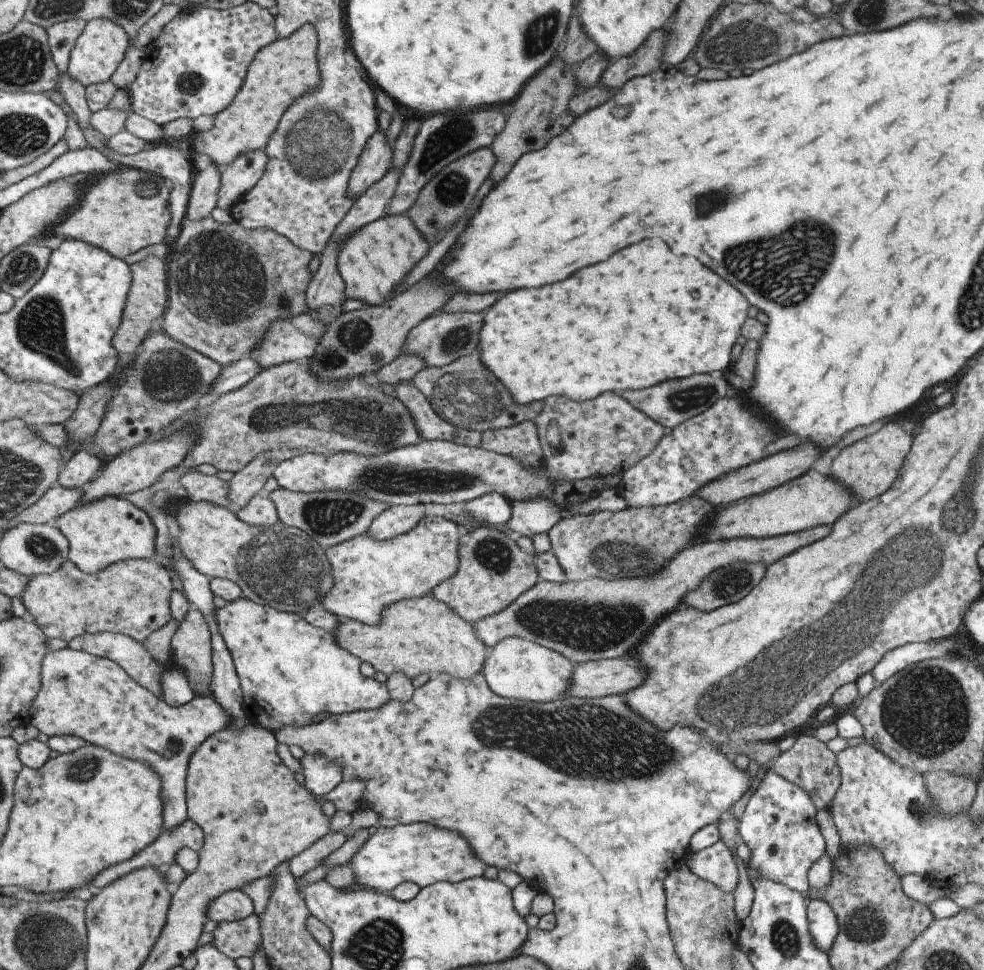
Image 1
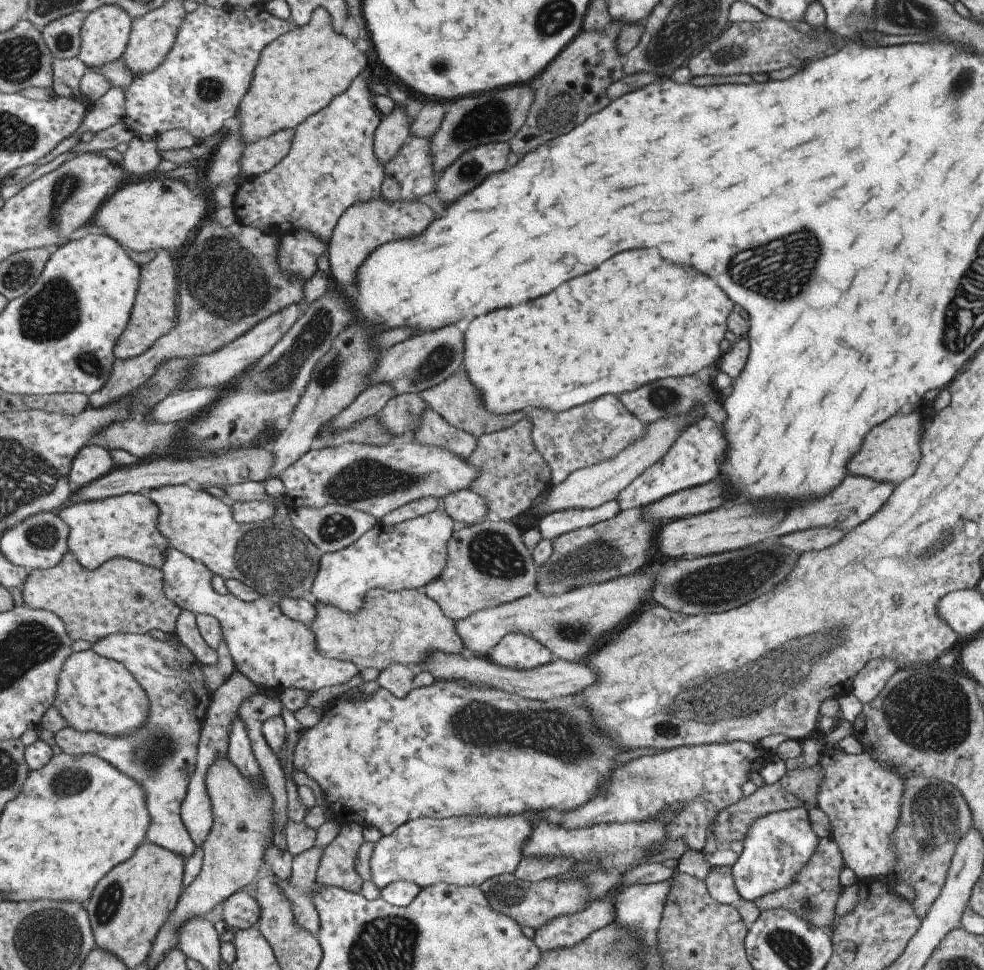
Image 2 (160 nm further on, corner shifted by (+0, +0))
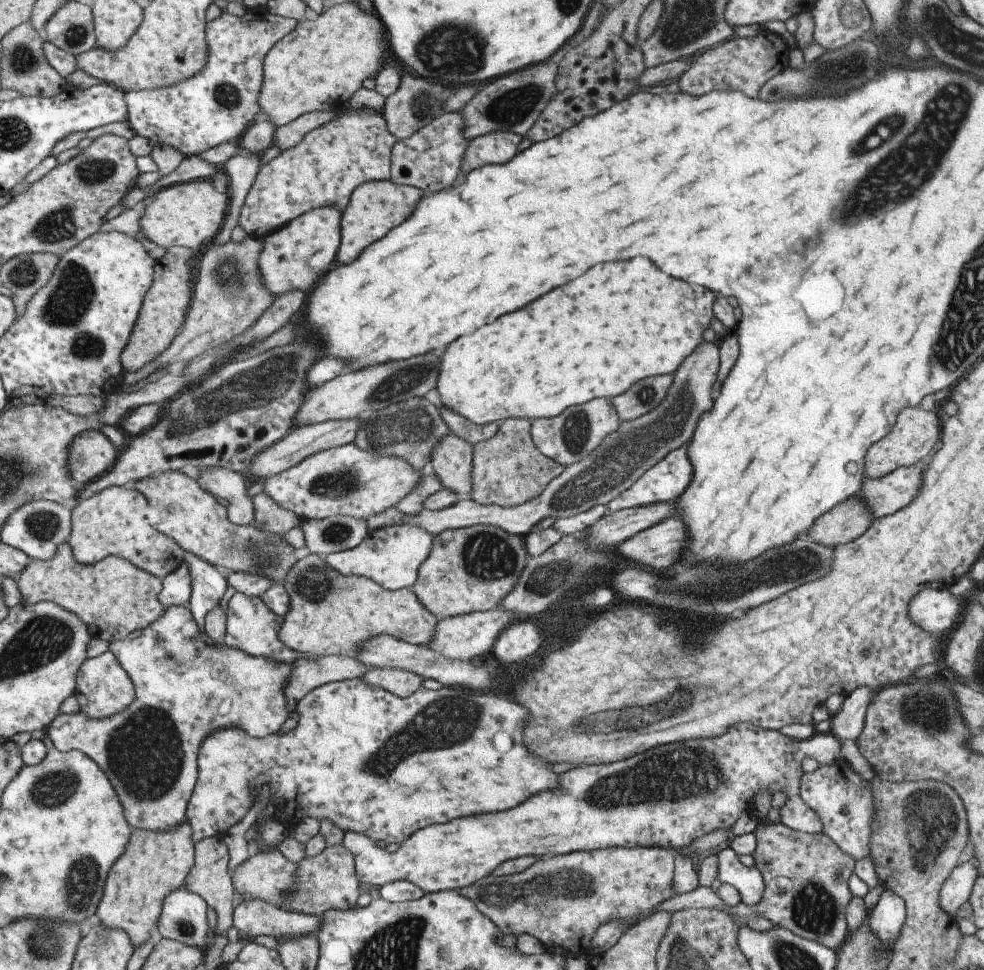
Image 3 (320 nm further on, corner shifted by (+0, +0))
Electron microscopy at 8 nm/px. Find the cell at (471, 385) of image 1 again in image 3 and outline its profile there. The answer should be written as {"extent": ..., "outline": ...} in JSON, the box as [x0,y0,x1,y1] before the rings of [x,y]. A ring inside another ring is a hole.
{"extent":[439,406,498,445],"outline":[[[441,406],[439,408],[441,418],[448,426],[451,434],[458,436],[461,440],[468,442],[470,445],[486,441],[490,436],[495,434],[498,423],[489,423],[484,425],[476,425],[471,421],[465,420],[465,417],[459,416],[457,413]]]}

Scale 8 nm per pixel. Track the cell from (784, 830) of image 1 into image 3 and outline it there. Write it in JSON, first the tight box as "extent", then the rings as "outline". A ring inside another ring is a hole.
{"extent":[714,846,764,907],"outline":[[[729,846],[715,855],[718,860],[718,873],[714,883],[729,883],[737,889],[743,904],[751,907],[756,905],[762,899],[764,891],[764,882],[759,869],[755,865],[745,868]]]}

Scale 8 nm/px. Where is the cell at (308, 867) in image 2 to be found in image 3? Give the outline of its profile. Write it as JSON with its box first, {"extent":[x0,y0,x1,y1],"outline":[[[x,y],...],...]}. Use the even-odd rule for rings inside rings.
{"extent":[229,847,295,908],"outline":[[[273,847],[268,851],[251,851],[248,858],[239,863],[229,875],[232,889],[239,895],[246,895],[243,900],[259,899],[284,908],[286,901],[282,894],[290,891],[295,869],[295,863],[289,862]]]}

